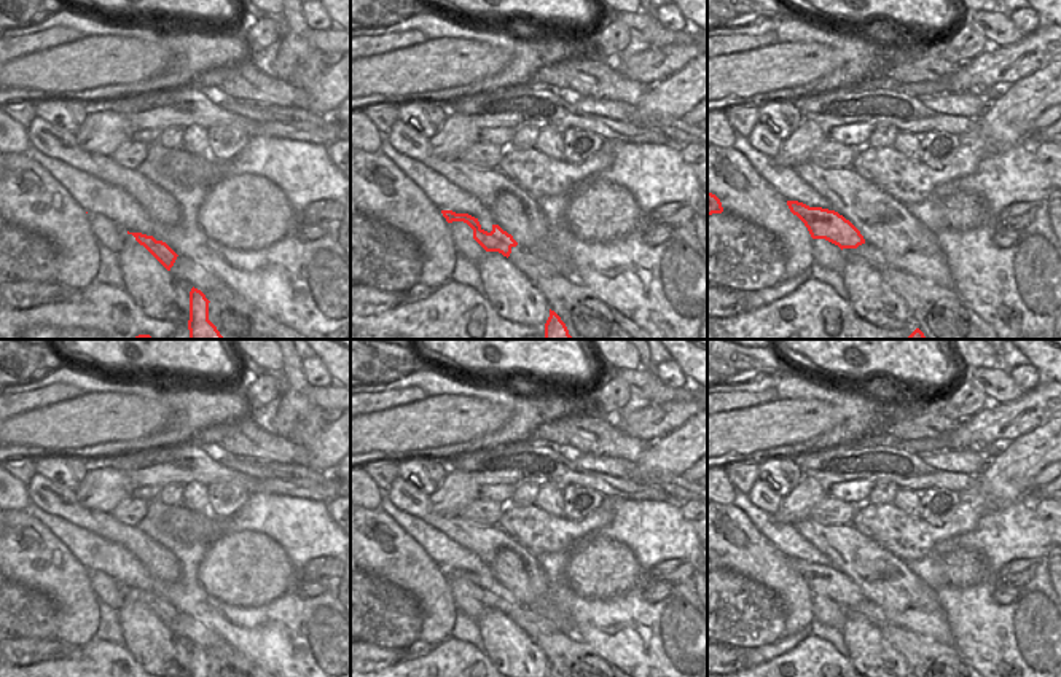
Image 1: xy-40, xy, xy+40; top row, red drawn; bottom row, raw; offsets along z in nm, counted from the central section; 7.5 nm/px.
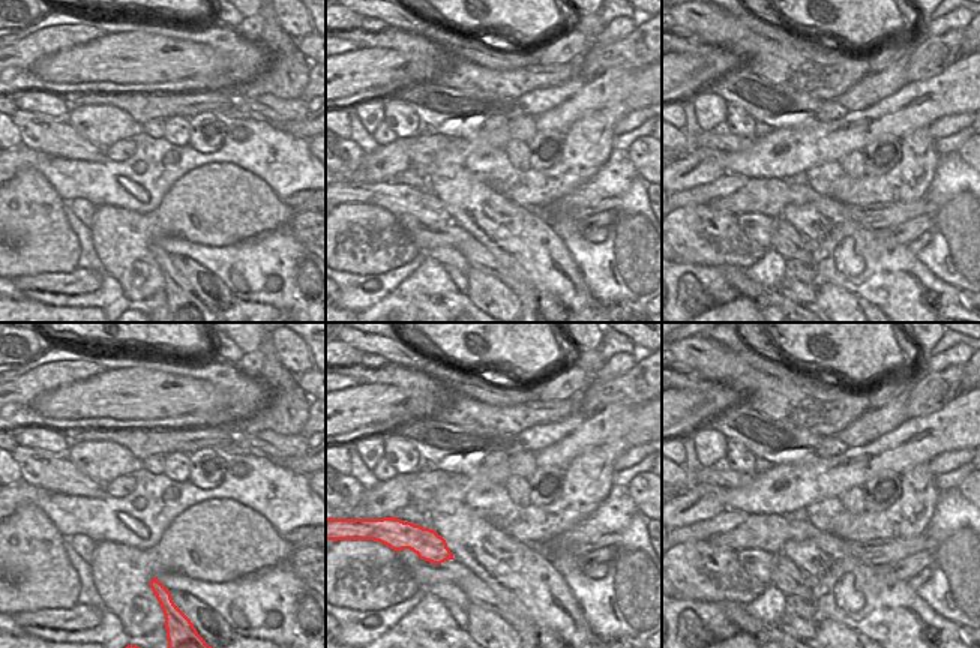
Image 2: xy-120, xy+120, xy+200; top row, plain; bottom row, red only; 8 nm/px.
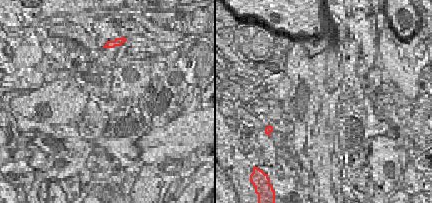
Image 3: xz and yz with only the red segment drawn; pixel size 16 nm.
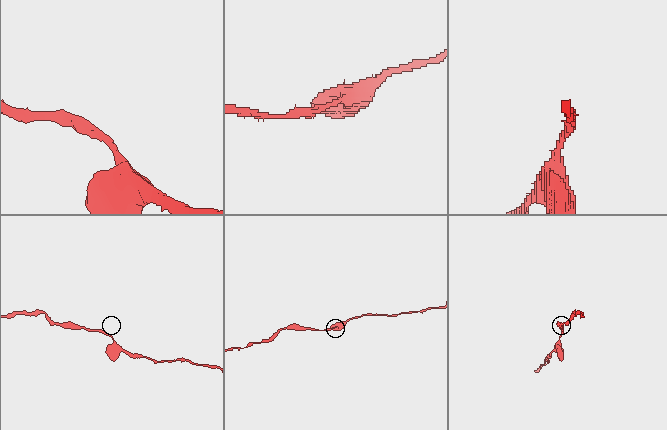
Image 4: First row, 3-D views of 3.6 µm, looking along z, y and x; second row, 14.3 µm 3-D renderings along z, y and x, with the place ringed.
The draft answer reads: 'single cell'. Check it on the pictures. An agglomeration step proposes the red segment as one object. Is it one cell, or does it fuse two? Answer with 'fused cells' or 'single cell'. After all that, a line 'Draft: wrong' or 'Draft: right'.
single cell
Draft: right

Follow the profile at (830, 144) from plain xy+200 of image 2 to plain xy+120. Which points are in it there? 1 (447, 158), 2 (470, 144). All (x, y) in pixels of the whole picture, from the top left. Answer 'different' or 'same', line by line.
1: same
2: same

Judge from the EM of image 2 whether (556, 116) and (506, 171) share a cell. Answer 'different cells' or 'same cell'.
different cells

